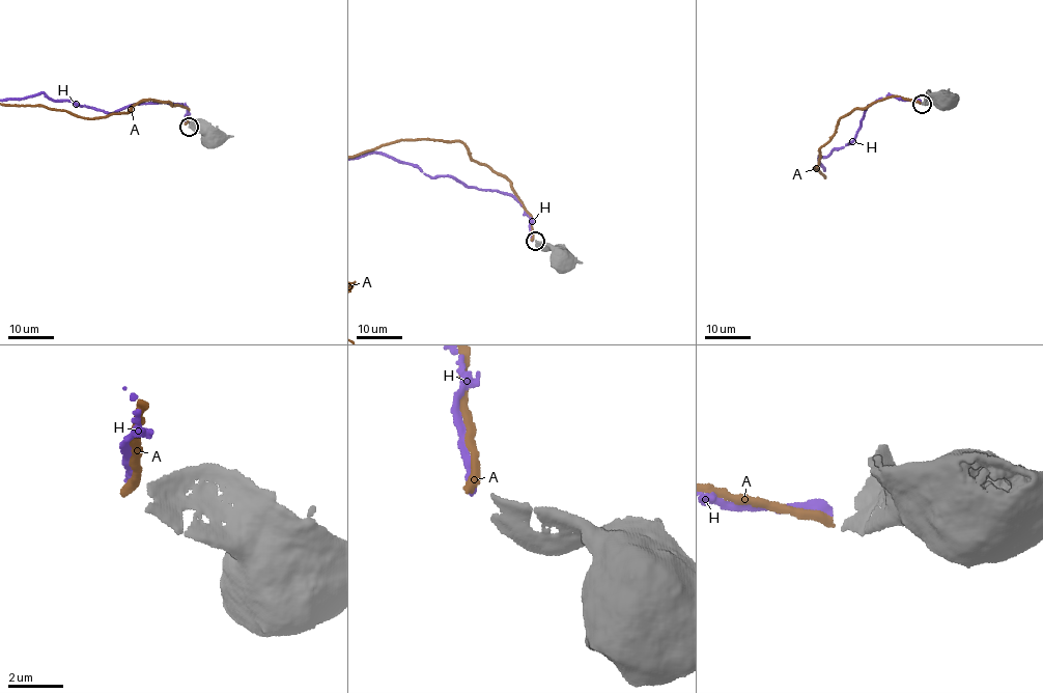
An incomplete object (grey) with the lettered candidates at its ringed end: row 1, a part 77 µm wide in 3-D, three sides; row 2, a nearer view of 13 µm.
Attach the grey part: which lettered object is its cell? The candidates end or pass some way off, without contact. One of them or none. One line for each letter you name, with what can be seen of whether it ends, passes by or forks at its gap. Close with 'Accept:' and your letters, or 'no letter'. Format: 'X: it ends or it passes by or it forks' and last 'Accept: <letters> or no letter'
H: it ends
Accept: H

